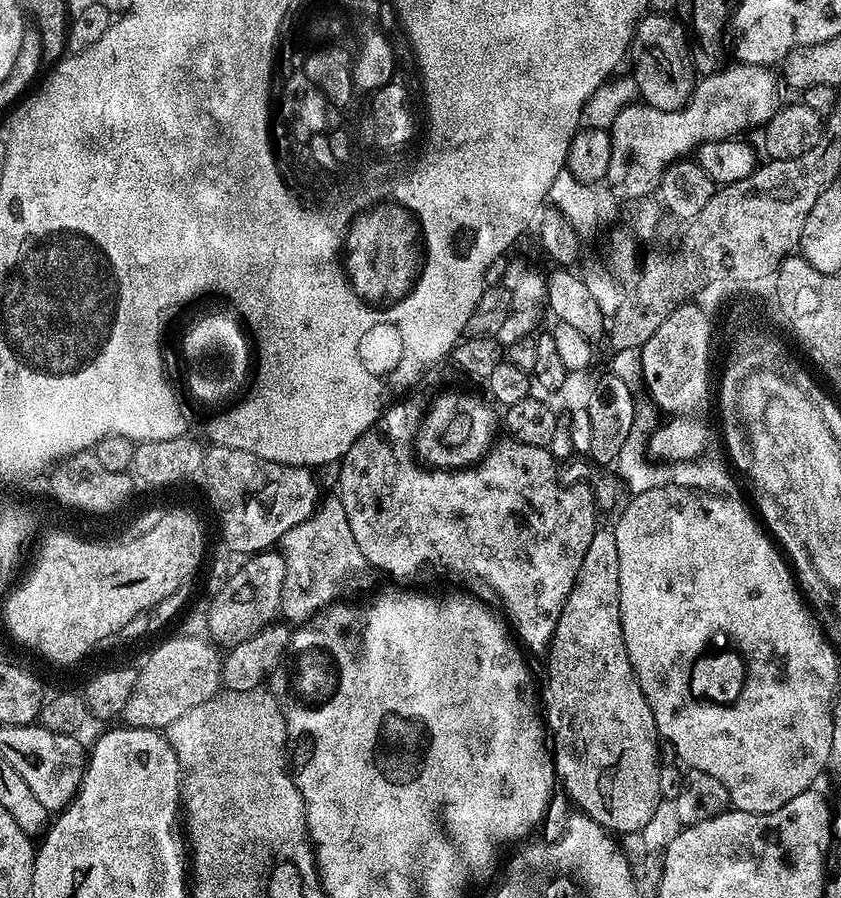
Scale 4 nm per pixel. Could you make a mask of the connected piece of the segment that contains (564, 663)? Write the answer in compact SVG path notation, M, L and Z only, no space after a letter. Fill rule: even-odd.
M601 531L594 538L590 538L590 547L586 550L586 558L582 558L582 570L578 570L578 578L574 590L570 590L570 598L566 598L566 606L556 623L556 629L552 635L552 643L546 649L548 656L548 689L544 692L544 700L548 703L548 724L547 727L553 733L563 726L563 722L573 718L575 729L581 741L584 740L584 749L574 748L569 750L562 742L557 743L554 748L554 767L559 783L564 784L568 791L568 796L577 804L579 811L590 817L594 822L598 822L609 833L626 832L625 834L640 834L644 827L656 816L656 807L662 804L660 798L660 787L658 778L660 777L661 764L659 760L659 746L661 743L660 731L656 728L654 714L650 710L650 702L646 702L646 694L642 694L642 686L638 686L634 670L630 666L630 654L626 654L624 645L624 635L622 634L622 618L620 617L620 587L618 586L618 542L615 531Z

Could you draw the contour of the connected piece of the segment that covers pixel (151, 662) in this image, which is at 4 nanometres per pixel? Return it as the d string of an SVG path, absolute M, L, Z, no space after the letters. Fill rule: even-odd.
M207 635L204 636L172 636L164 640L148 656L144 665L139 665L134 694L130 702L126 702L122 713L122 720L129 728L154 728L167 730L182 714L194 710L210 698L214 698L221 691L224 675L224 661L219 647Z

